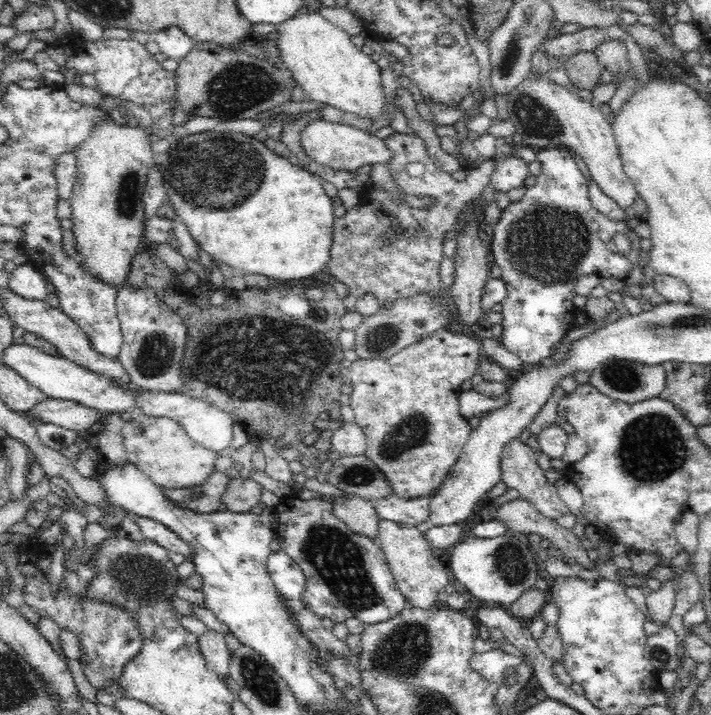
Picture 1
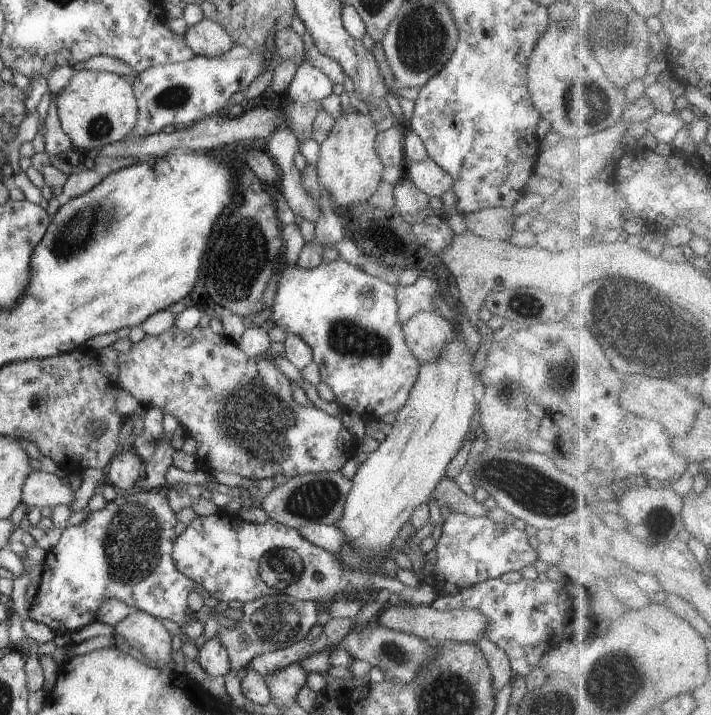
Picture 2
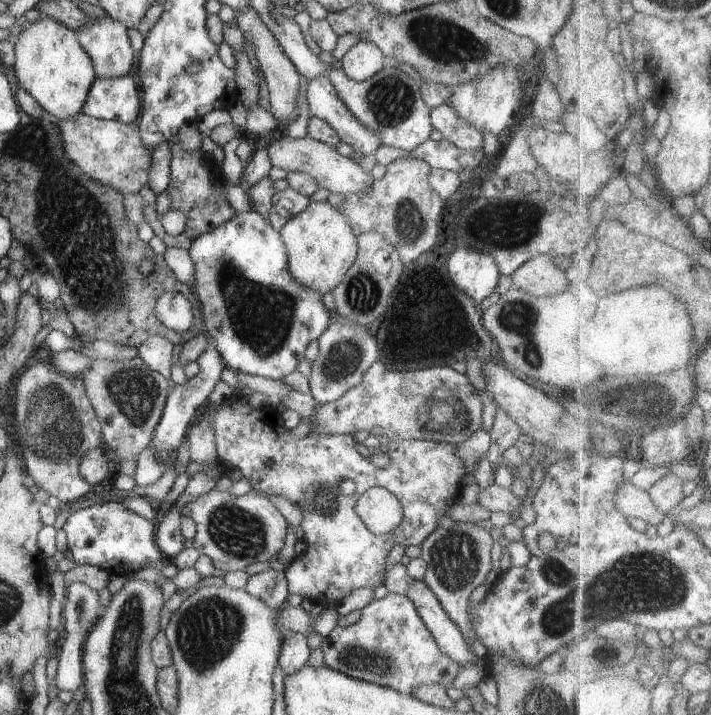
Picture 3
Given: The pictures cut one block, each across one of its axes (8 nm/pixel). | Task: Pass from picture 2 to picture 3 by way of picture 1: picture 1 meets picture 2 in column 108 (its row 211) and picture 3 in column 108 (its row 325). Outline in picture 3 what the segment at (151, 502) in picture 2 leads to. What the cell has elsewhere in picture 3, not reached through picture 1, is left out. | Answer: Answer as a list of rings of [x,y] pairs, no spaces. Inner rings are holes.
[[[110,501],[74,511],[62,530],[66,532],[67,548],[78,565],[94,565],[111,575],[129,577],[131,572],[154,565],[162,558],[154,538],[157,525],[132,512],[122,503]]]

